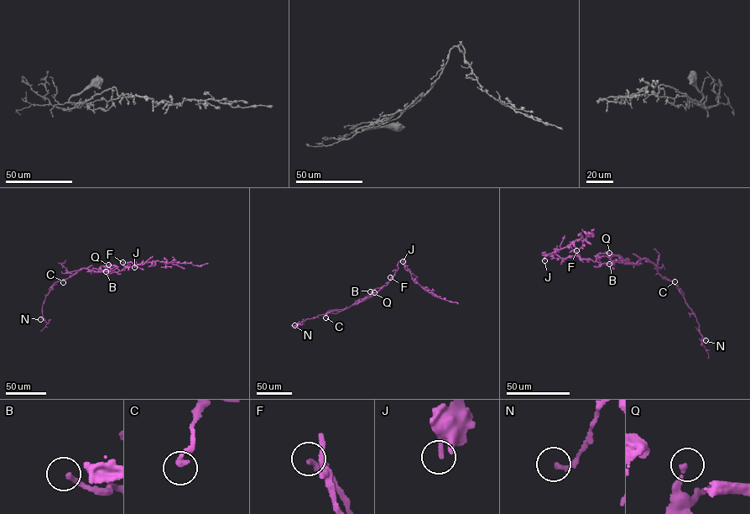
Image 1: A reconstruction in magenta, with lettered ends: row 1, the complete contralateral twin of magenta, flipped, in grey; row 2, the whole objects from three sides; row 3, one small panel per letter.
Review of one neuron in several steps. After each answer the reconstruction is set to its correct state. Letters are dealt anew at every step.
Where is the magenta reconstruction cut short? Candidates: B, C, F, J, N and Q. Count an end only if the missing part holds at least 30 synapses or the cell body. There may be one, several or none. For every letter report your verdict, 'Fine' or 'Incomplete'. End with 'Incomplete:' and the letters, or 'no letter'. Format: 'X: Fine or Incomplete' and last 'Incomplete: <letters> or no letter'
B: Fine
C: Fine
F: Fine
J: Fine
N: Fine
Q: Fine
Incomplete: no letter

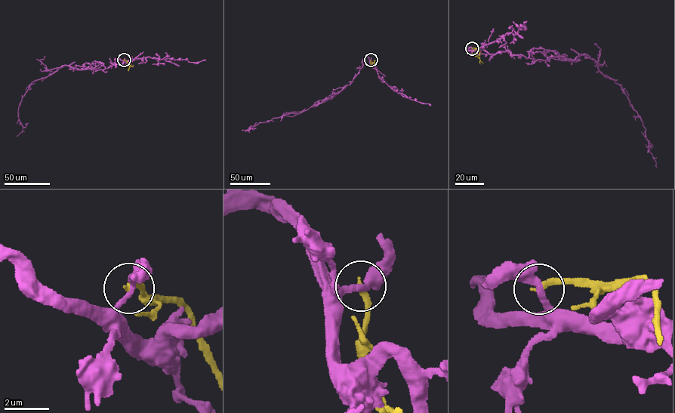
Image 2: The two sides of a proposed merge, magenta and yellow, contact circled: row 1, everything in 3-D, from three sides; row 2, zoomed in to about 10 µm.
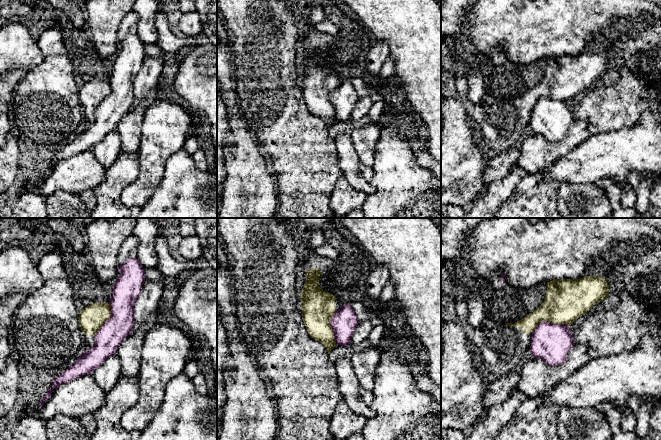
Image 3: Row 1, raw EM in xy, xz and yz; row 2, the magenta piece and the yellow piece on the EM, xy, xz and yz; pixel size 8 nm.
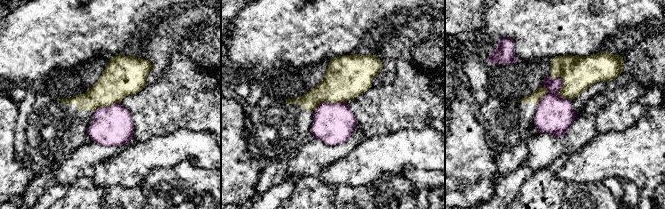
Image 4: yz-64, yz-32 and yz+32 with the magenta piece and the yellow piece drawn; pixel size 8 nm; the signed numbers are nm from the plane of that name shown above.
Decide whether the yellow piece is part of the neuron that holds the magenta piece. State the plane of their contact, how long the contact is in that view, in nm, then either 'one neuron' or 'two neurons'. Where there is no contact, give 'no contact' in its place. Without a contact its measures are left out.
meets magenta in yz; contact 300 nm long; two neurons

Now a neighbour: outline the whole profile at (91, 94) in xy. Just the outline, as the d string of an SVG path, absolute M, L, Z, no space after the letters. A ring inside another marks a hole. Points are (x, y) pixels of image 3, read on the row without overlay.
M95 78L79 88L79 101L84 114L84 127L93 123L95 110L110 92L110 80L108 79Z

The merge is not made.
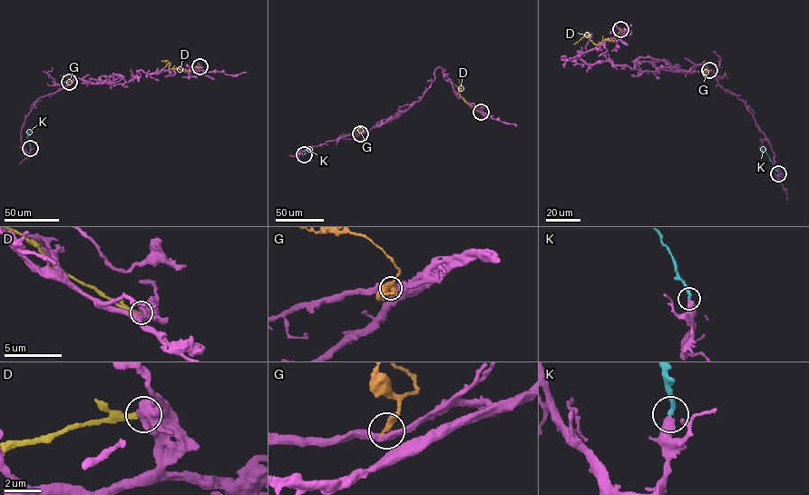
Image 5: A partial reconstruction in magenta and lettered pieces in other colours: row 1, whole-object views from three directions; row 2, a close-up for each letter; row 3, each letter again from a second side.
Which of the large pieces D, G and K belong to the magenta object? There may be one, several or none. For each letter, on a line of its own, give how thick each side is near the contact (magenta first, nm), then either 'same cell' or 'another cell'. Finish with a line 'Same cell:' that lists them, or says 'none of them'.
D: calibres 650 and 240 nm; another cell
G: calibres 400 and 380 nm; another cell
K: calibres 550 and 260 nm; same cell
Same cell: K

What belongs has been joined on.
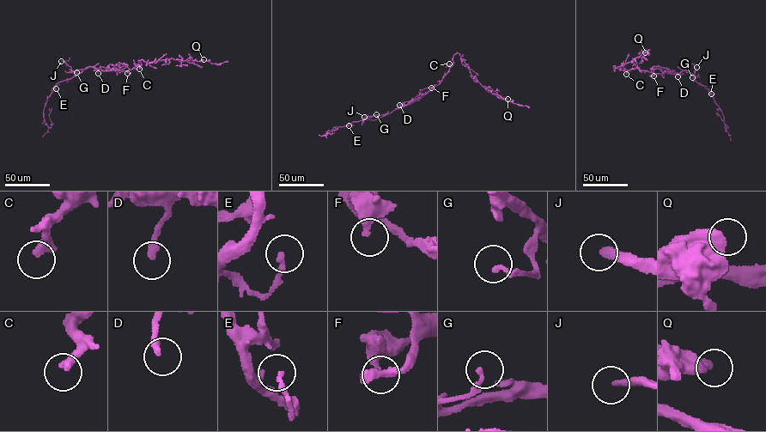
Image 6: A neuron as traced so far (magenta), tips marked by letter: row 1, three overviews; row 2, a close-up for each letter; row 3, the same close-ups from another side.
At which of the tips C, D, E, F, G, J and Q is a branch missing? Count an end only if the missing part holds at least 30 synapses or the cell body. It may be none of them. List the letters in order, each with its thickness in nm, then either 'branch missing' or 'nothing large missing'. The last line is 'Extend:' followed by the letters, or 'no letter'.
C: calibre 360 nm; nothing large missing
D: calibre 280 nm; nothing large missing
E: calibre 200 nm; nothing large missing
F: calibre 360 nm; nothing large missing
G: calibre 200 nm; nothing large missing
J: calibre 280 nm; branch missing
Q: calibre 440 nm; nothing large missing
Extend: J

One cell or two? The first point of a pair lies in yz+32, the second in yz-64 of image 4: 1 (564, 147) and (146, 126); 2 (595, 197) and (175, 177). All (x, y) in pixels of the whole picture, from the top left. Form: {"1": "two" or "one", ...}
{"1": "two", "2": "two"}

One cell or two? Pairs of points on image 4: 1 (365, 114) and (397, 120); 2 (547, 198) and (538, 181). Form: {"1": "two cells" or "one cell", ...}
{"1": "one cell", "2": "one cell"}

